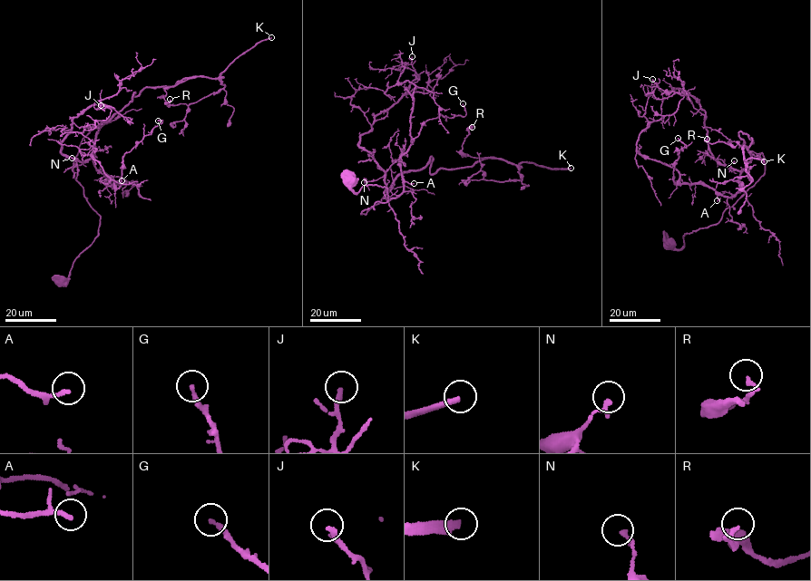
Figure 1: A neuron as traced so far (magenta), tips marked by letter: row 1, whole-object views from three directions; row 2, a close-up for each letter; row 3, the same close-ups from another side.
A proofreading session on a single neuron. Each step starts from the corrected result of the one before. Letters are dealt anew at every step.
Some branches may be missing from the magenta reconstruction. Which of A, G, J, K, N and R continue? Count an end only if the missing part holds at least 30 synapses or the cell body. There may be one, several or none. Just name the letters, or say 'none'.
A, K

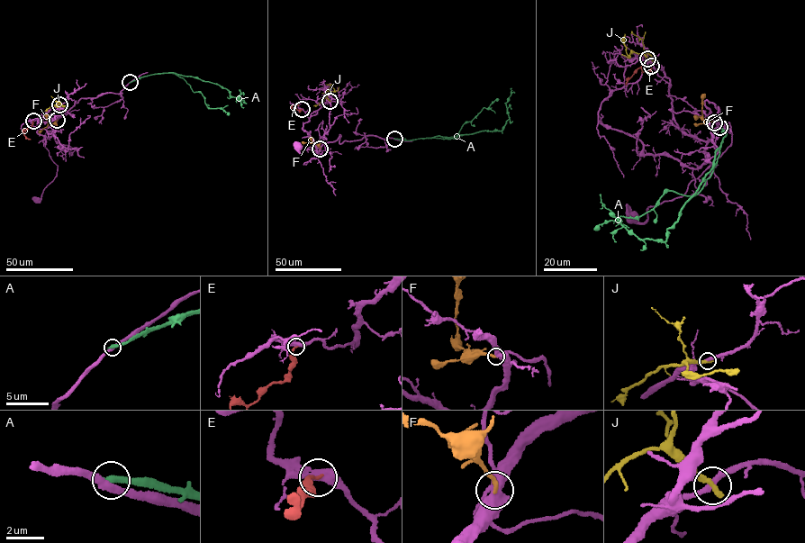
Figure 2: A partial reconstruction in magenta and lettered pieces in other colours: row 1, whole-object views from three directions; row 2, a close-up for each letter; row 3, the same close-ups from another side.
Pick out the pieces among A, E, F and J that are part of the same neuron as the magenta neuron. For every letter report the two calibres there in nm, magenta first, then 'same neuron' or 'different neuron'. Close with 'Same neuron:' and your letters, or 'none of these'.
A: calibres 320 and 320 nm; different neuron
E: calibres 440 and 170 nm; different neuron
F: calibres 550 and 200 nm; different neuron
J: calibres 280 and 340 nm; different neuron
Same neuron: none of these

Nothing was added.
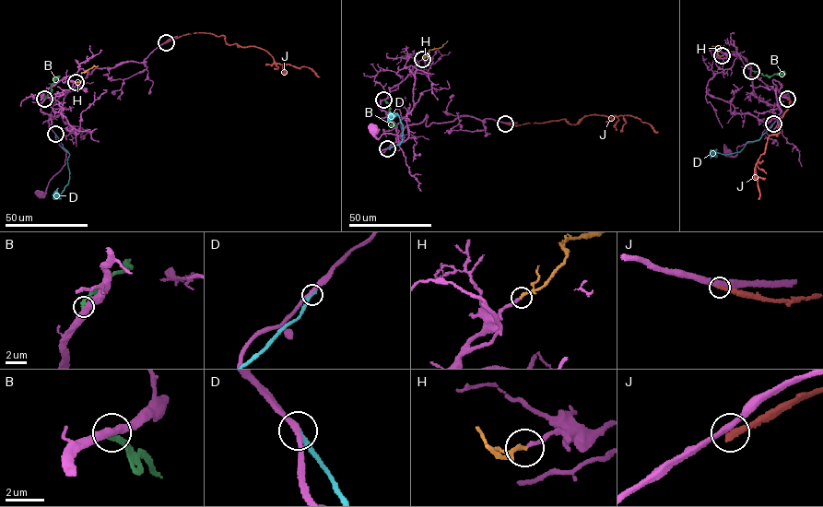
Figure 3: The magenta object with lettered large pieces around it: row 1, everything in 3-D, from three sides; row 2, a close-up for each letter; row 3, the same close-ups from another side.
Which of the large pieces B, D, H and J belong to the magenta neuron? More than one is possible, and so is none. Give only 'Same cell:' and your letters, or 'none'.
Same cell: H

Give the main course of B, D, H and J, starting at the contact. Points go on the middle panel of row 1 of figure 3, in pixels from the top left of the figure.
B: (384, 100), (389, 105), (389, 120), (393, 124), (397, 124)
D: (387, 148), (399, 144), (403, 131), (399, 115), (394, 114), (387, 121)
H: (422, 59), (428, 50), (442, 46), (448, 41)
J: (505, 123), (516, 125), (566, 119), (570, 124), (575, 124), (592, 114), (631, 115), (658, 131)

